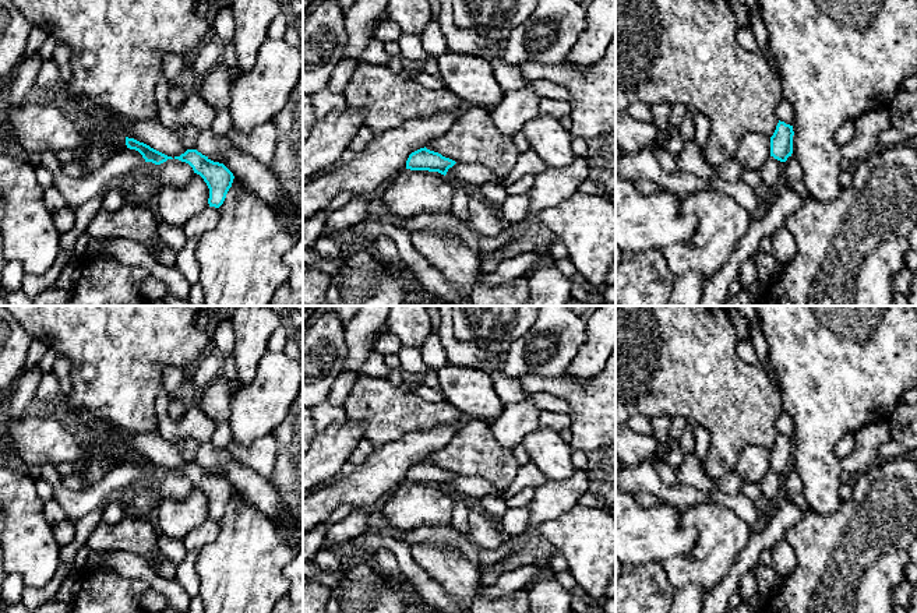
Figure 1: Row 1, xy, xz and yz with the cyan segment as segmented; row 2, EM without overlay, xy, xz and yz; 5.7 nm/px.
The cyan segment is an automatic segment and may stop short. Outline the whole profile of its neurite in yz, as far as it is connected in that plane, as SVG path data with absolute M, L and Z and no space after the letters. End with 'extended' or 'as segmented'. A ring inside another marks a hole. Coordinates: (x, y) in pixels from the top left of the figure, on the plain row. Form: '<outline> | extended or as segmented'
M779 433L776 443L770 450L770 469L780 475L786 475L793 466L793 448L793 438Z | as segmented

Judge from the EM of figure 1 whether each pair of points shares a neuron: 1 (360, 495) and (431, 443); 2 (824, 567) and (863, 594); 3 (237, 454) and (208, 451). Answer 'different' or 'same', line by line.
1: same
2: same
3: different

